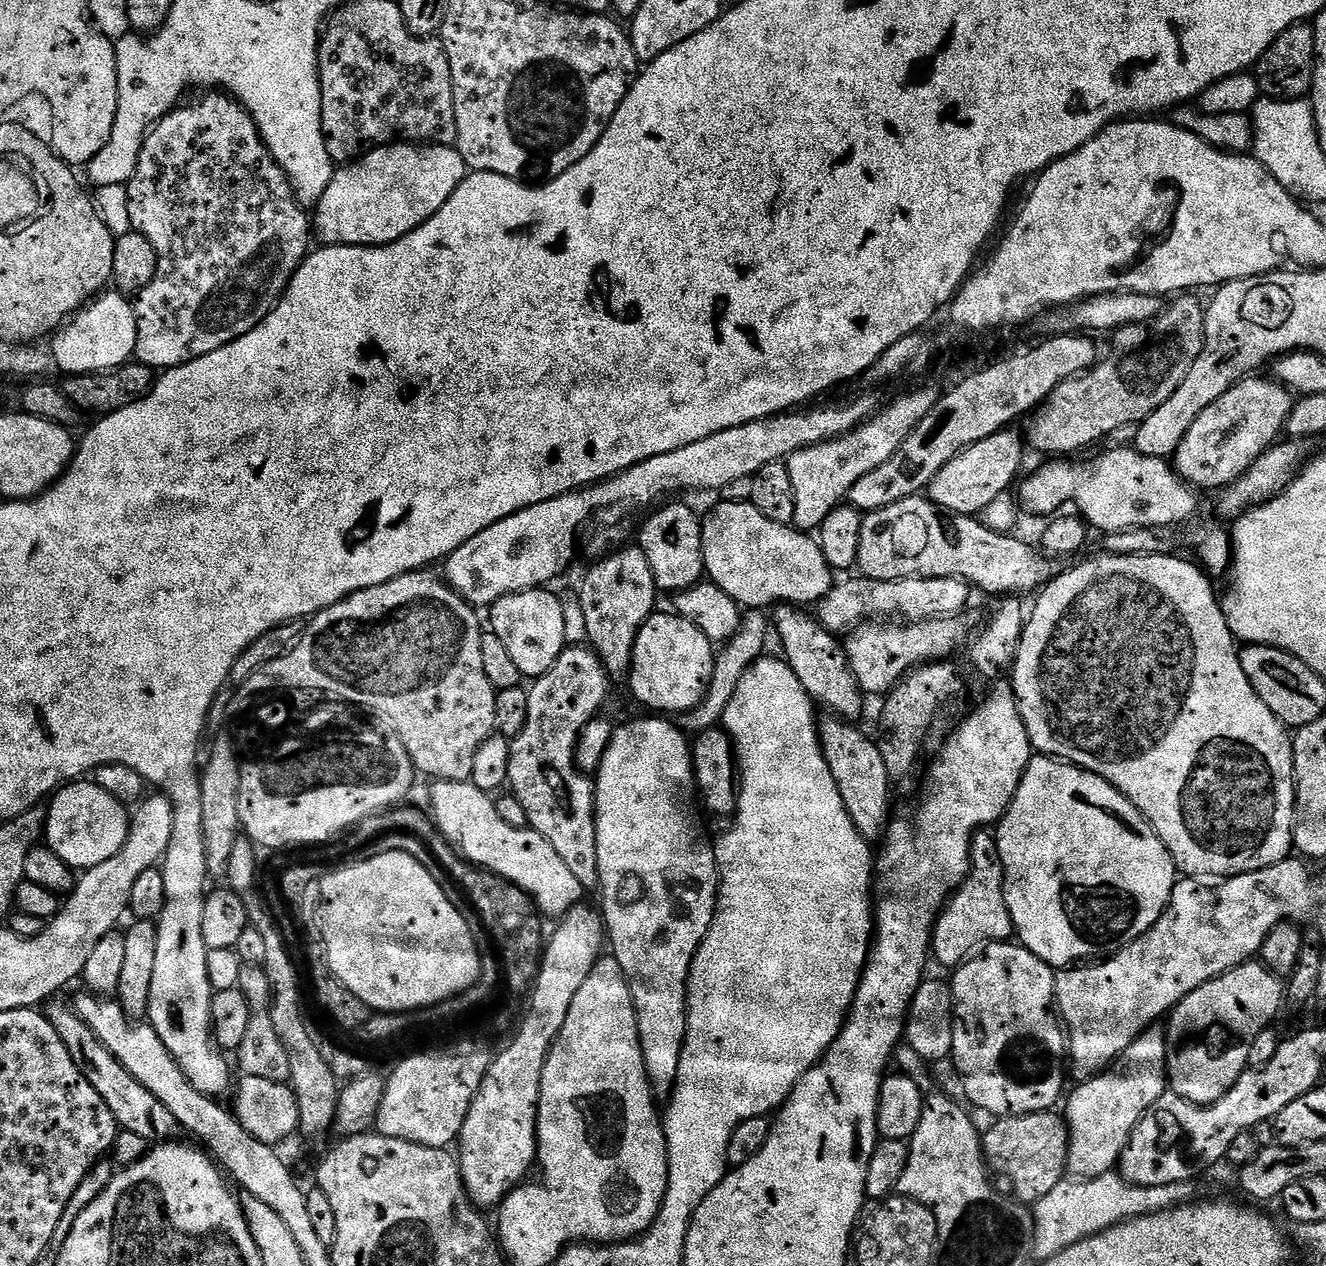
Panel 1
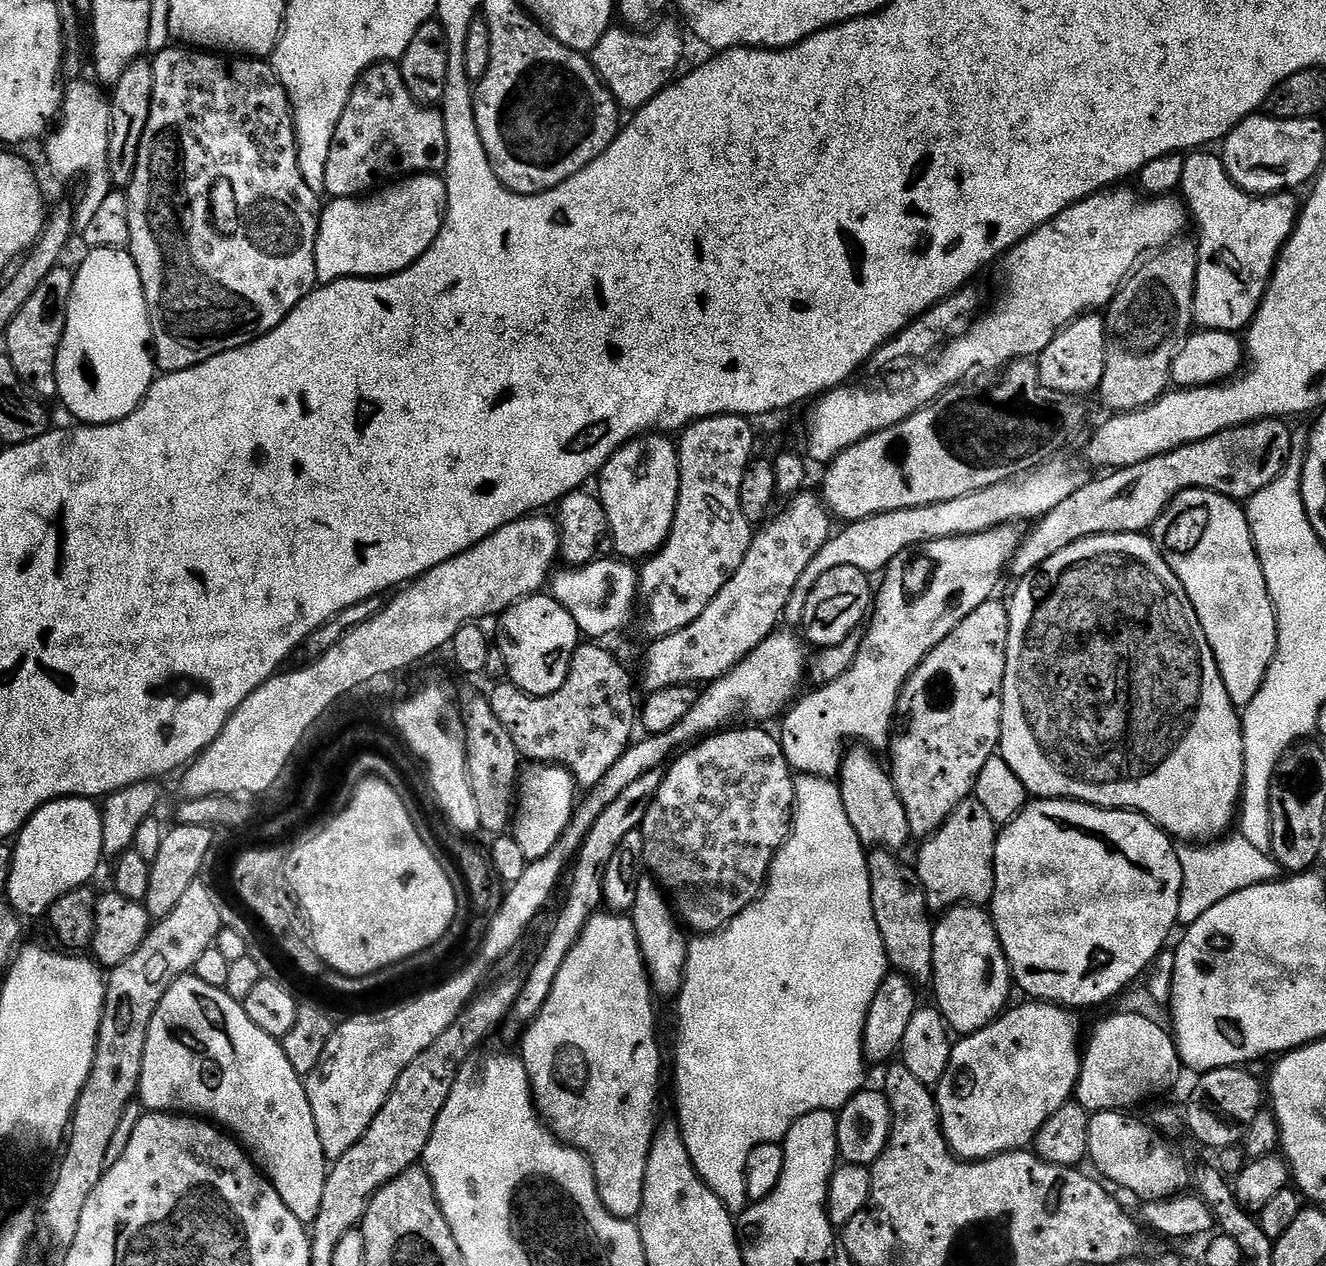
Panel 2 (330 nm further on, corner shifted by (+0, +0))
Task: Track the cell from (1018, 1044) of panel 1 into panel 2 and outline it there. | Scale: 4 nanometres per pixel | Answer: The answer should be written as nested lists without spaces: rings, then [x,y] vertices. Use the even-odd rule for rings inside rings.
[[[980,906],[949,908],[935,921],[932,941],[934,942],[934,958],[930,988],[936,991],[935,1007],[940,1009],[949,1029],[961,1037],[966,1037],[1003,1016],[1010,1004],[1008,999],[1011,998],[1012,992],[1014,993],[1014,981],[1012,967],[1008,965],[1004,947],[998,938],[991,915]]]

